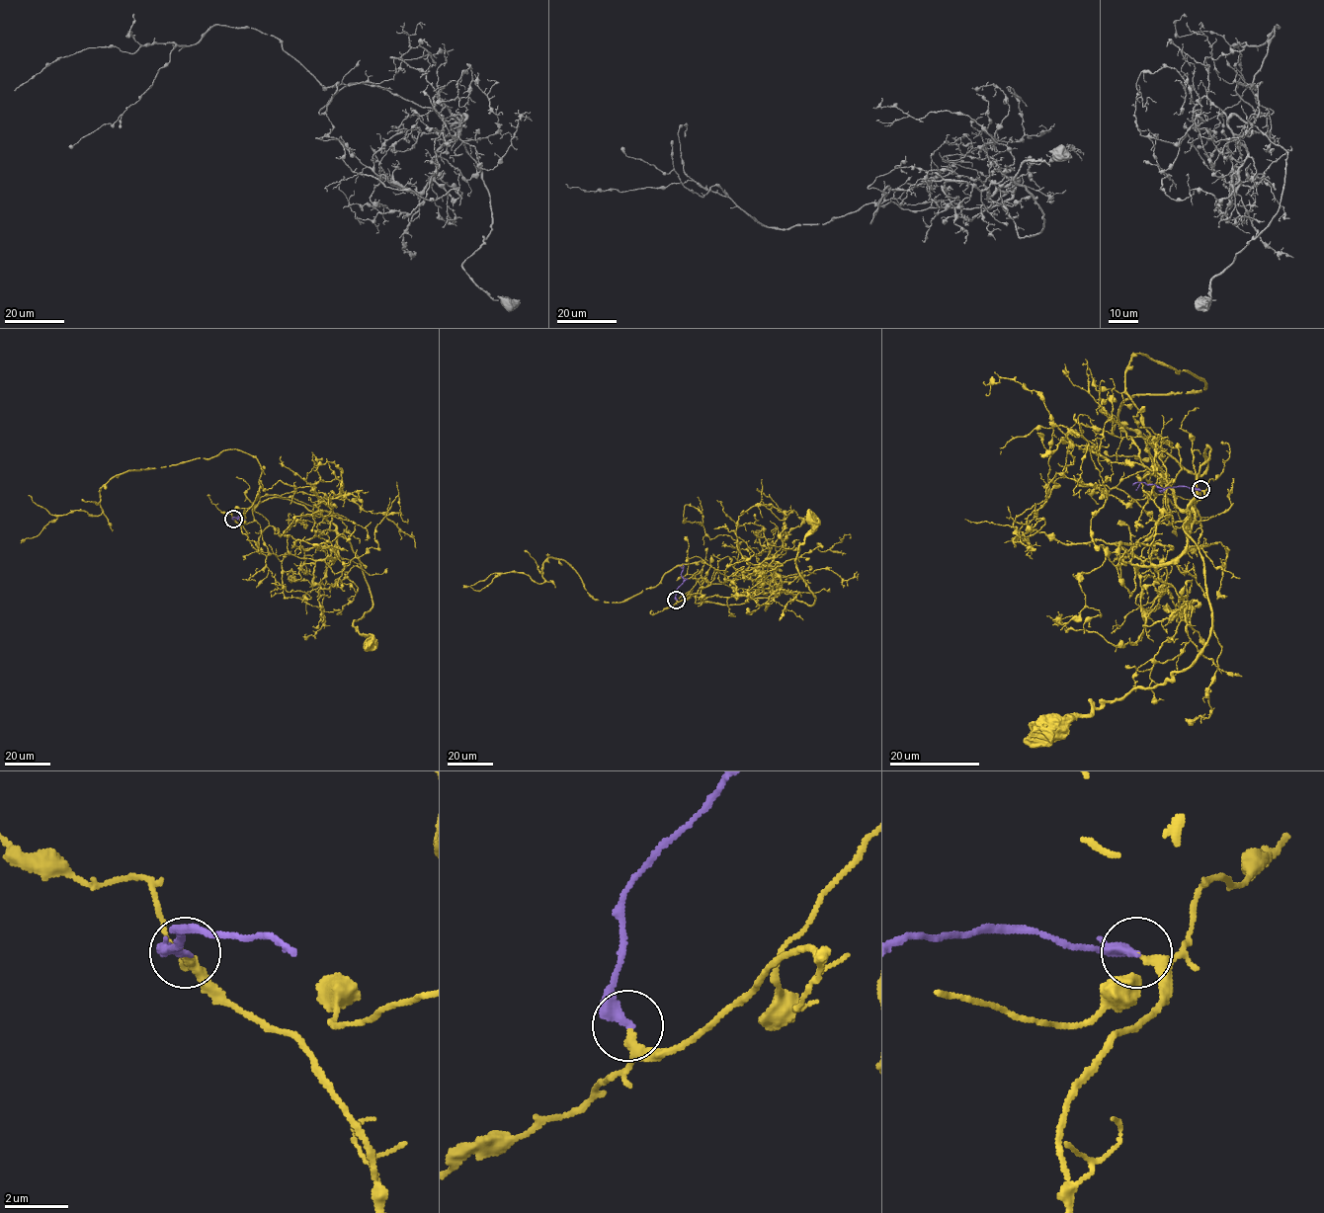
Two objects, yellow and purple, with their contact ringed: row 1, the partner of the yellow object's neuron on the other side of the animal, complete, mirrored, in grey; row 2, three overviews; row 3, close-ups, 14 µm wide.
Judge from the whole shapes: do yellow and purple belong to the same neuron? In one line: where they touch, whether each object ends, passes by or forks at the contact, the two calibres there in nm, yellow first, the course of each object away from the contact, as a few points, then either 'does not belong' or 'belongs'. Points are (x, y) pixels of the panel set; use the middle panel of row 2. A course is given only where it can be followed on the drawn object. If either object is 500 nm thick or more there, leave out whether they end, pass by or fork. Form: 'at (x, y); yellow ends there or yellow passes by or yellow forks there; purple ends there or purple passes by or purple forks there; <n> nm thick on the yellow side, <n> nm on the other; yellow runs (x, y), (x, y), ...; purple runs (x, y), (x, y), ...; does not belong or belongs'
at (676, 600); yellow passes by; purple ends there; 180 nm thick on the yellow side, 360 nm on the other; yellow runs (677, 600), (788, 591), (812, 605), (815, 596), (795, 560), (815, 527), (812, 519); purple runs (677, 600), (676, 590), (684, 580), (680, 566); belongs

